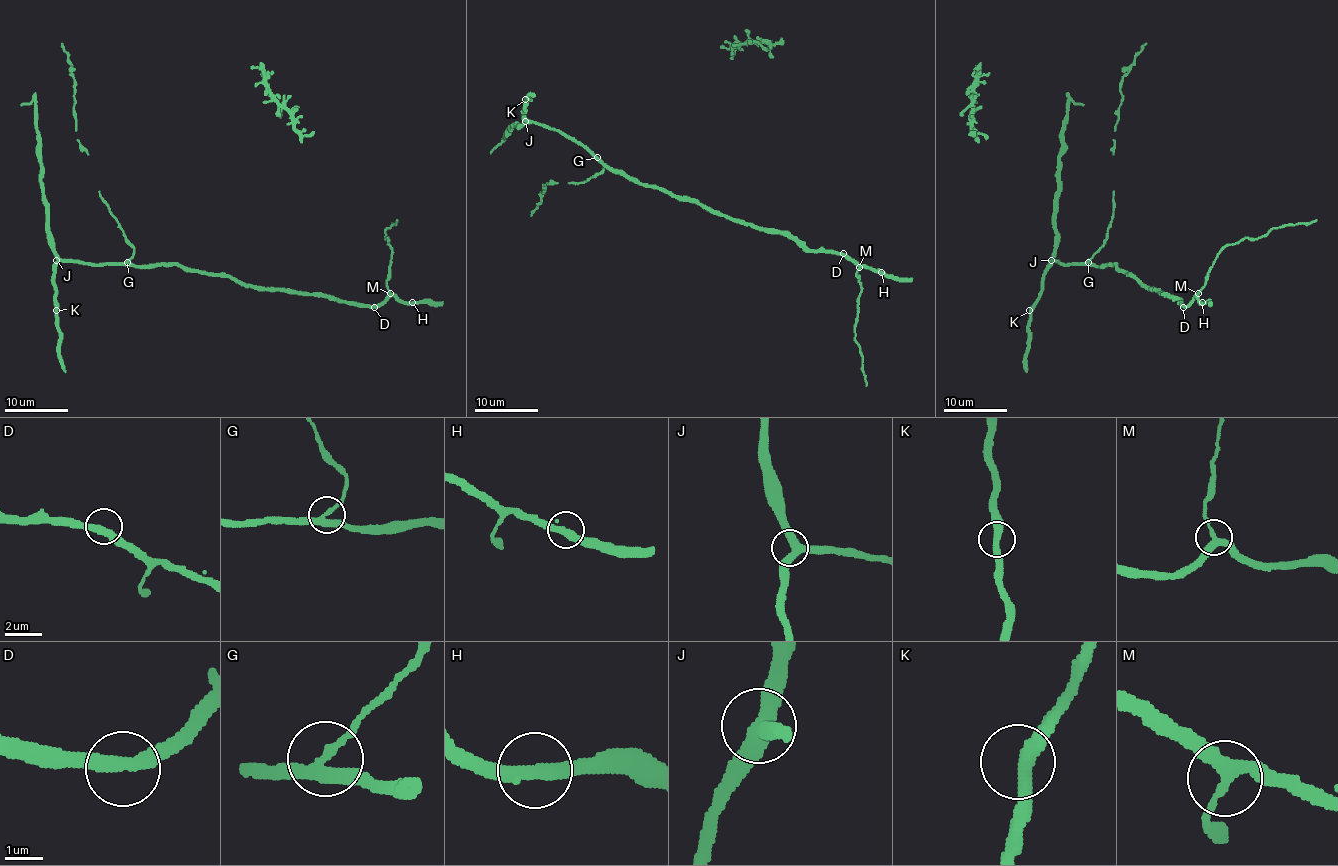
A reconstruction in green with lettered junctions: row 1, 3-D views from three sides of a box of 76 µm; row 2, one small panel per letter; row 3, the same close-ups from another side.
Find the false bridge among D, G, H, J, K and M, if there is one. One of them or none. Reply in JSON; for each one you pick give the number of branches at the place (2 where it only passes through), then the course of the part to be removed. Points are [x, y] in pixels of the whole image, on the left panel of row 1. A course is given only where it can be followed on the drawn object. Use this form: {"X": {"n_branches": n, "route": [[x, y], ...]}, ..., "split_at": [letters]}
{"split_at": []}

